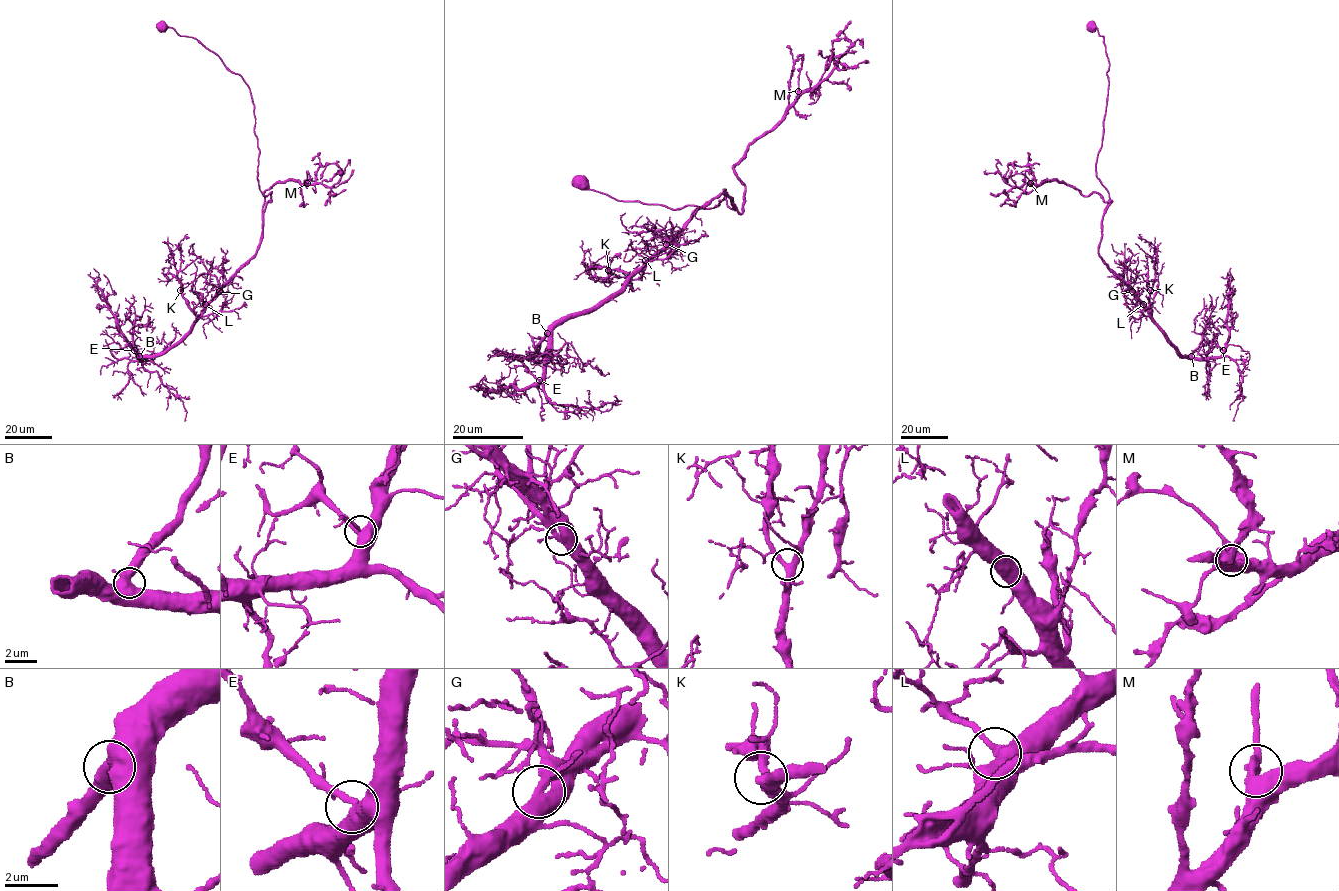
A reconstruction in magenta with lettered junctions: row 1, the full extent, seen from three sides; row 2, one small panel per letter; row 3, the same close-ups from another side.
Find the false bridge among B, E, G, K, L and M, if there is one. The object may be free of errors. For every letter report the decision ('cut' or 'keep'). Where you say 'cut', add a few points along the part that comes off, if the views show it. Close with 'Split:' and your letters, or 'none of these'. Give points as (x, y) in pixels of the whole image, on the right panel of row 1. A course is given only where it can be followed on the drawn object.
B: keep
E: keep
G: keep
K: keep
L: keep
M: keep
Split: none of these

